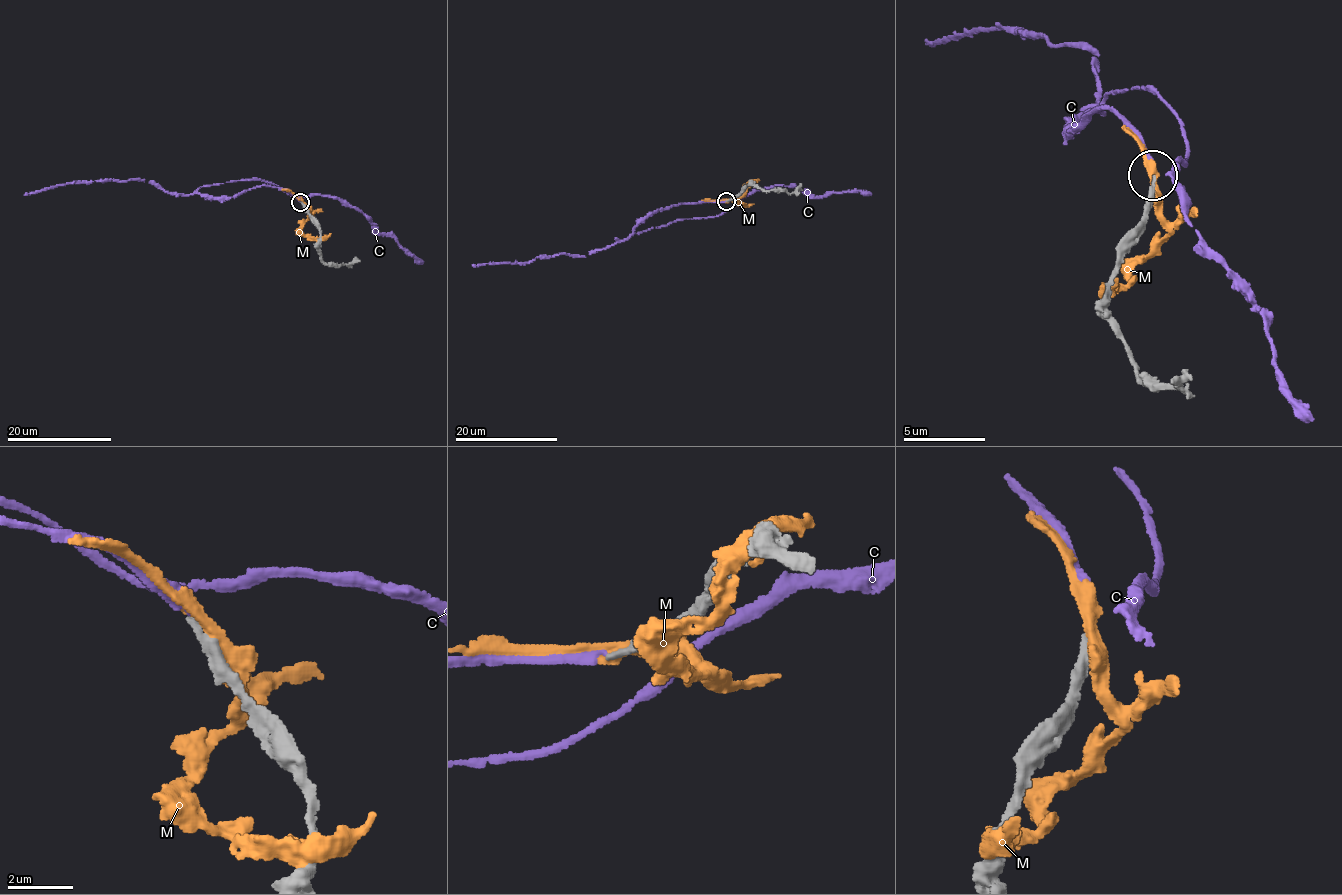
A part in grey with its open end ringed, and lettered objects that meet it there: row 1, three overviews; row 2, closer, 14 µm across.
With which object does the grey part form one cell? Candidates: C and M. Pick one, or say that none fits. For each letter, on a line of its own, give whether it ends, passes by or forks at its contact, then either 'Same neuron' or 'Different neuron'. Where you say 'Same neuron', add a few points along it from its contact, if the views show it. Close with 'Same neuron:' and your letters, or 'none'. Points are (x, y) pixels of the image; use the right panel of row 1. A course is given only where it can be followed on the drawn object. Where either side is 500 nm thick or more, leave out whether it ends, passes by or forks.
C: It ends there. Same neuron. Its course: (1153, 172), (1109, 108), (1063, 127), (1108, 92), (1162, 95), (1187, 134), (1186, 213), (1269, 313), (1311, 422)
M: It passes by. Different neuron
Same neuron: C

